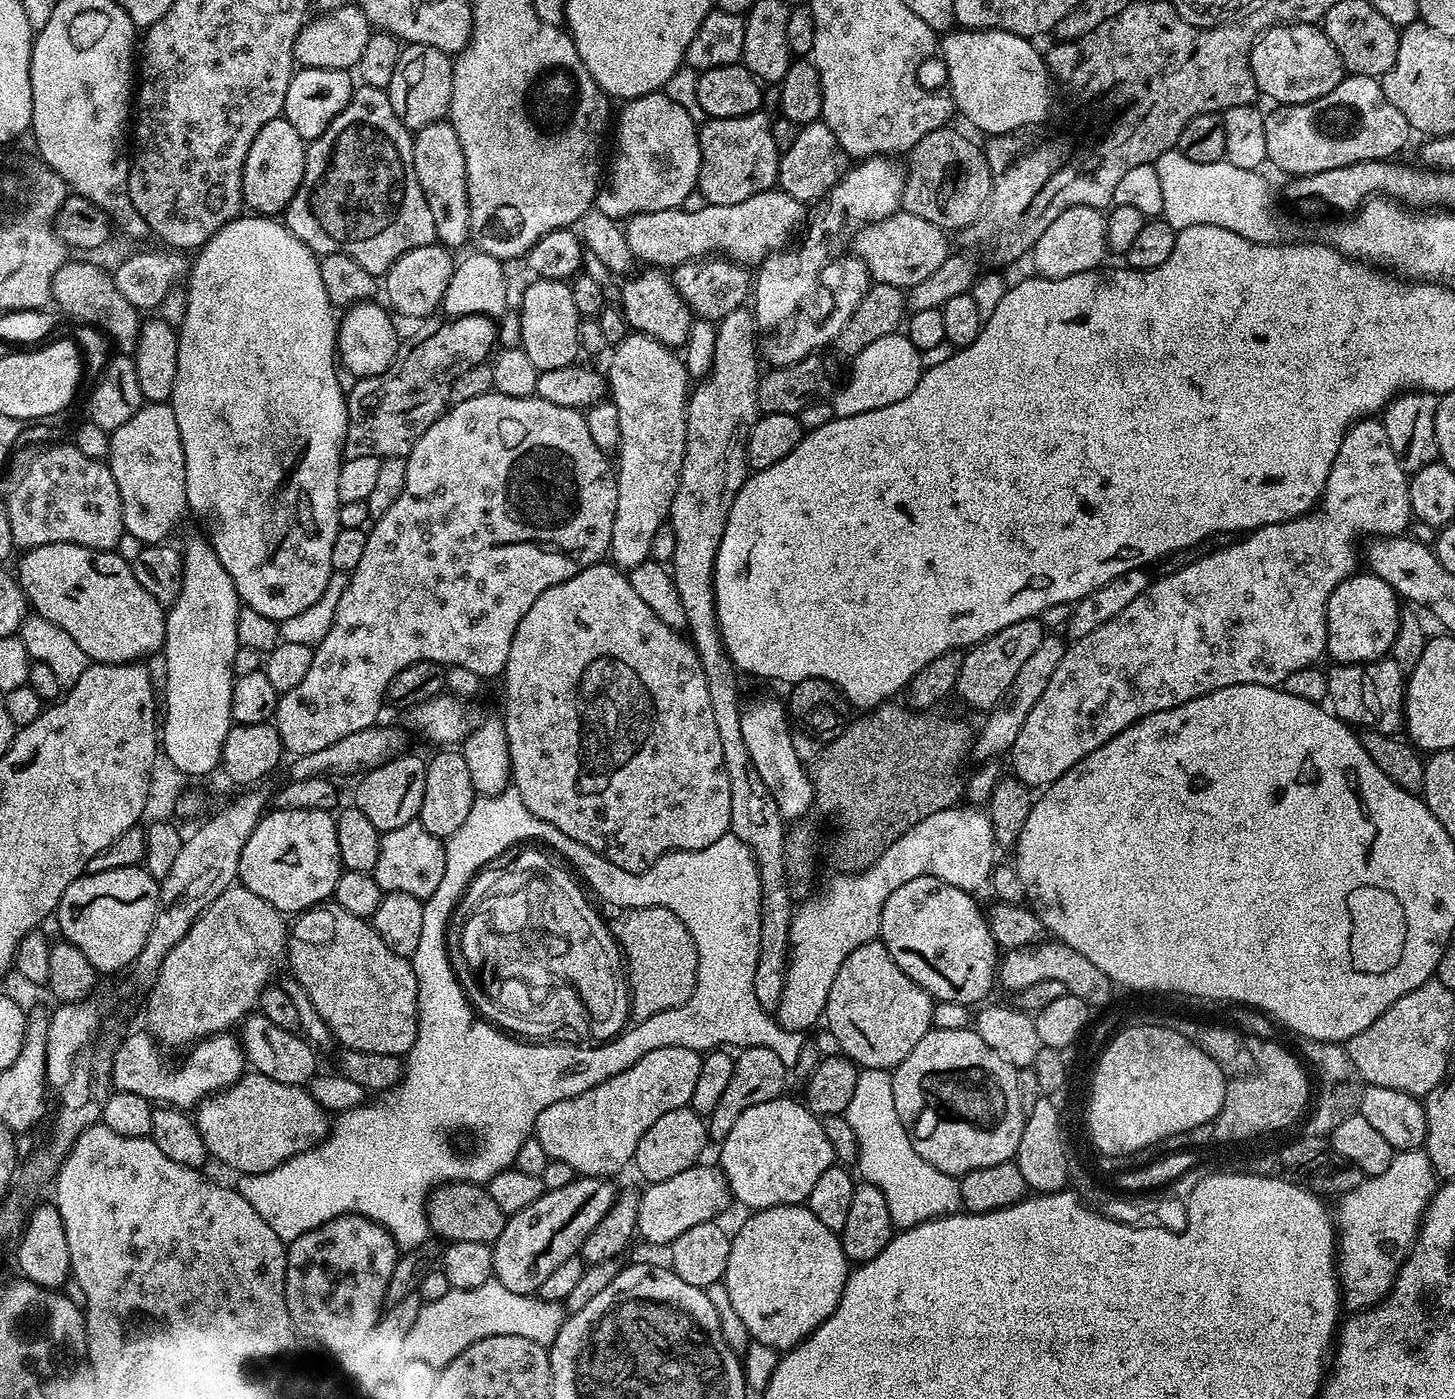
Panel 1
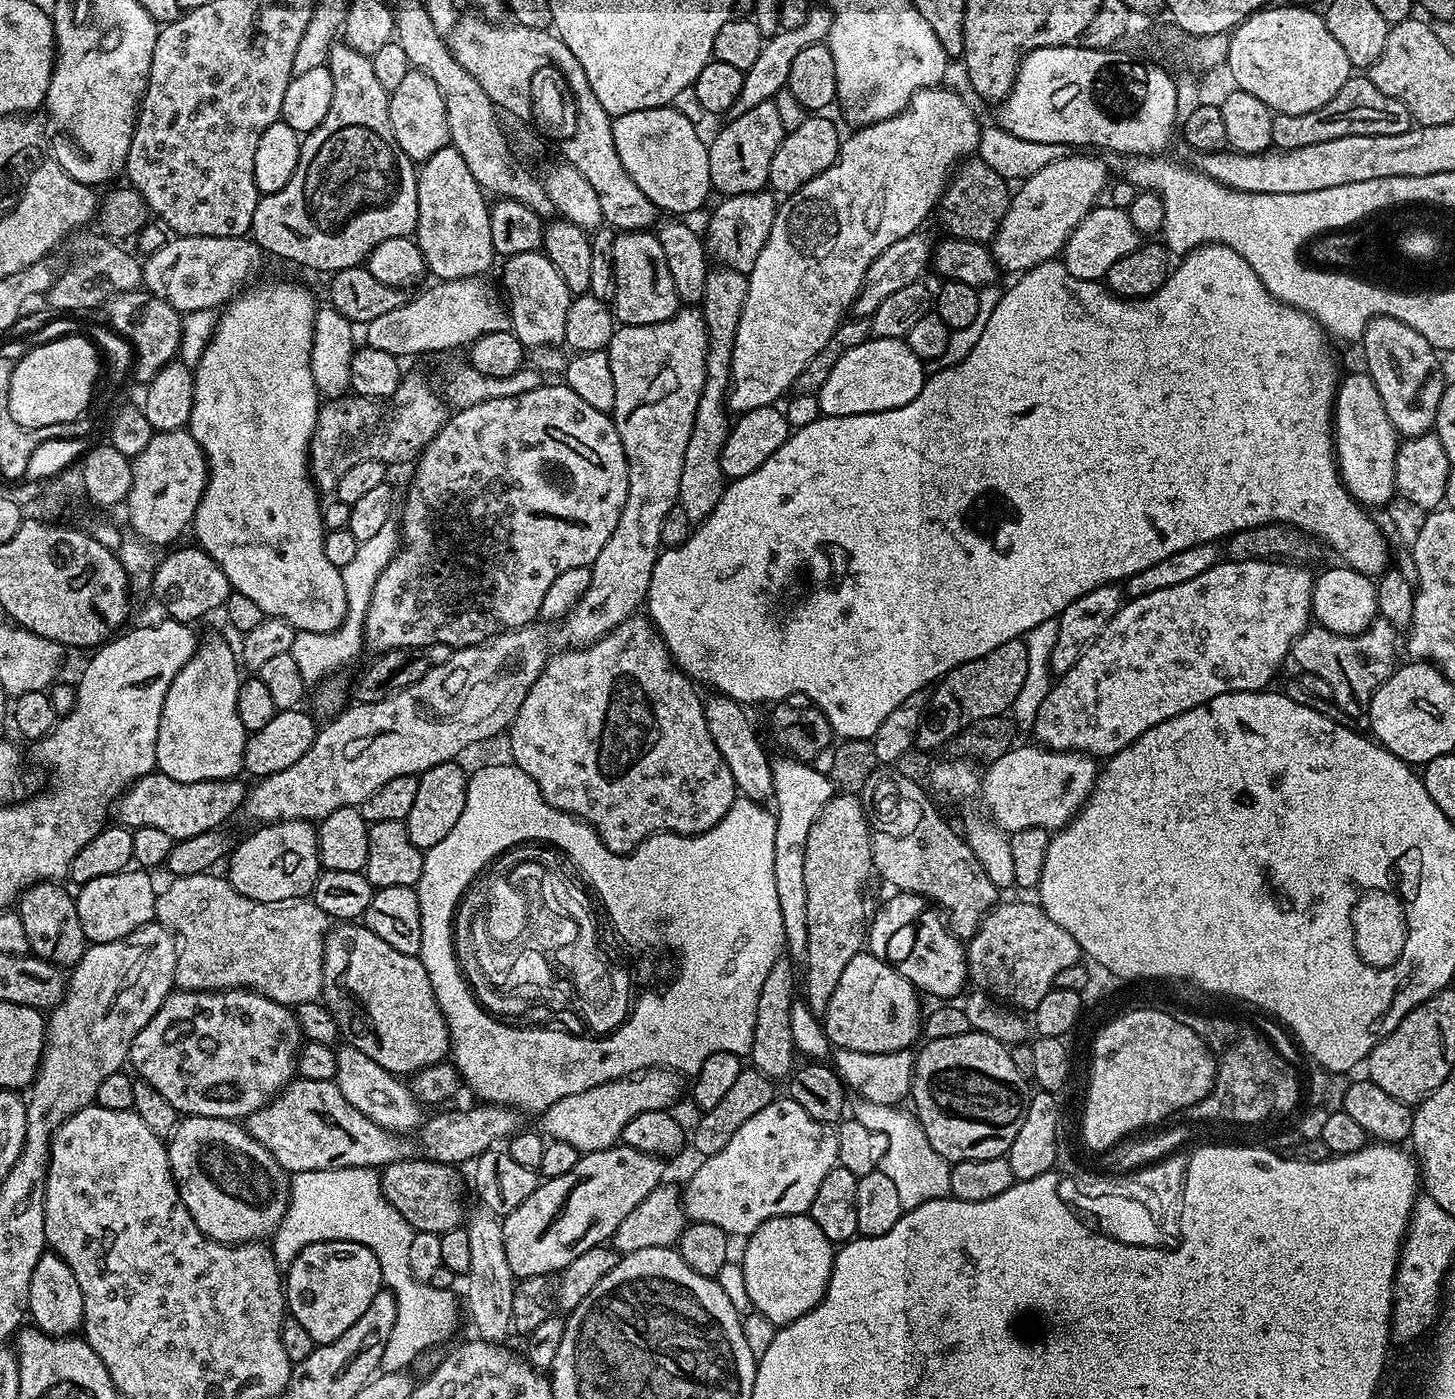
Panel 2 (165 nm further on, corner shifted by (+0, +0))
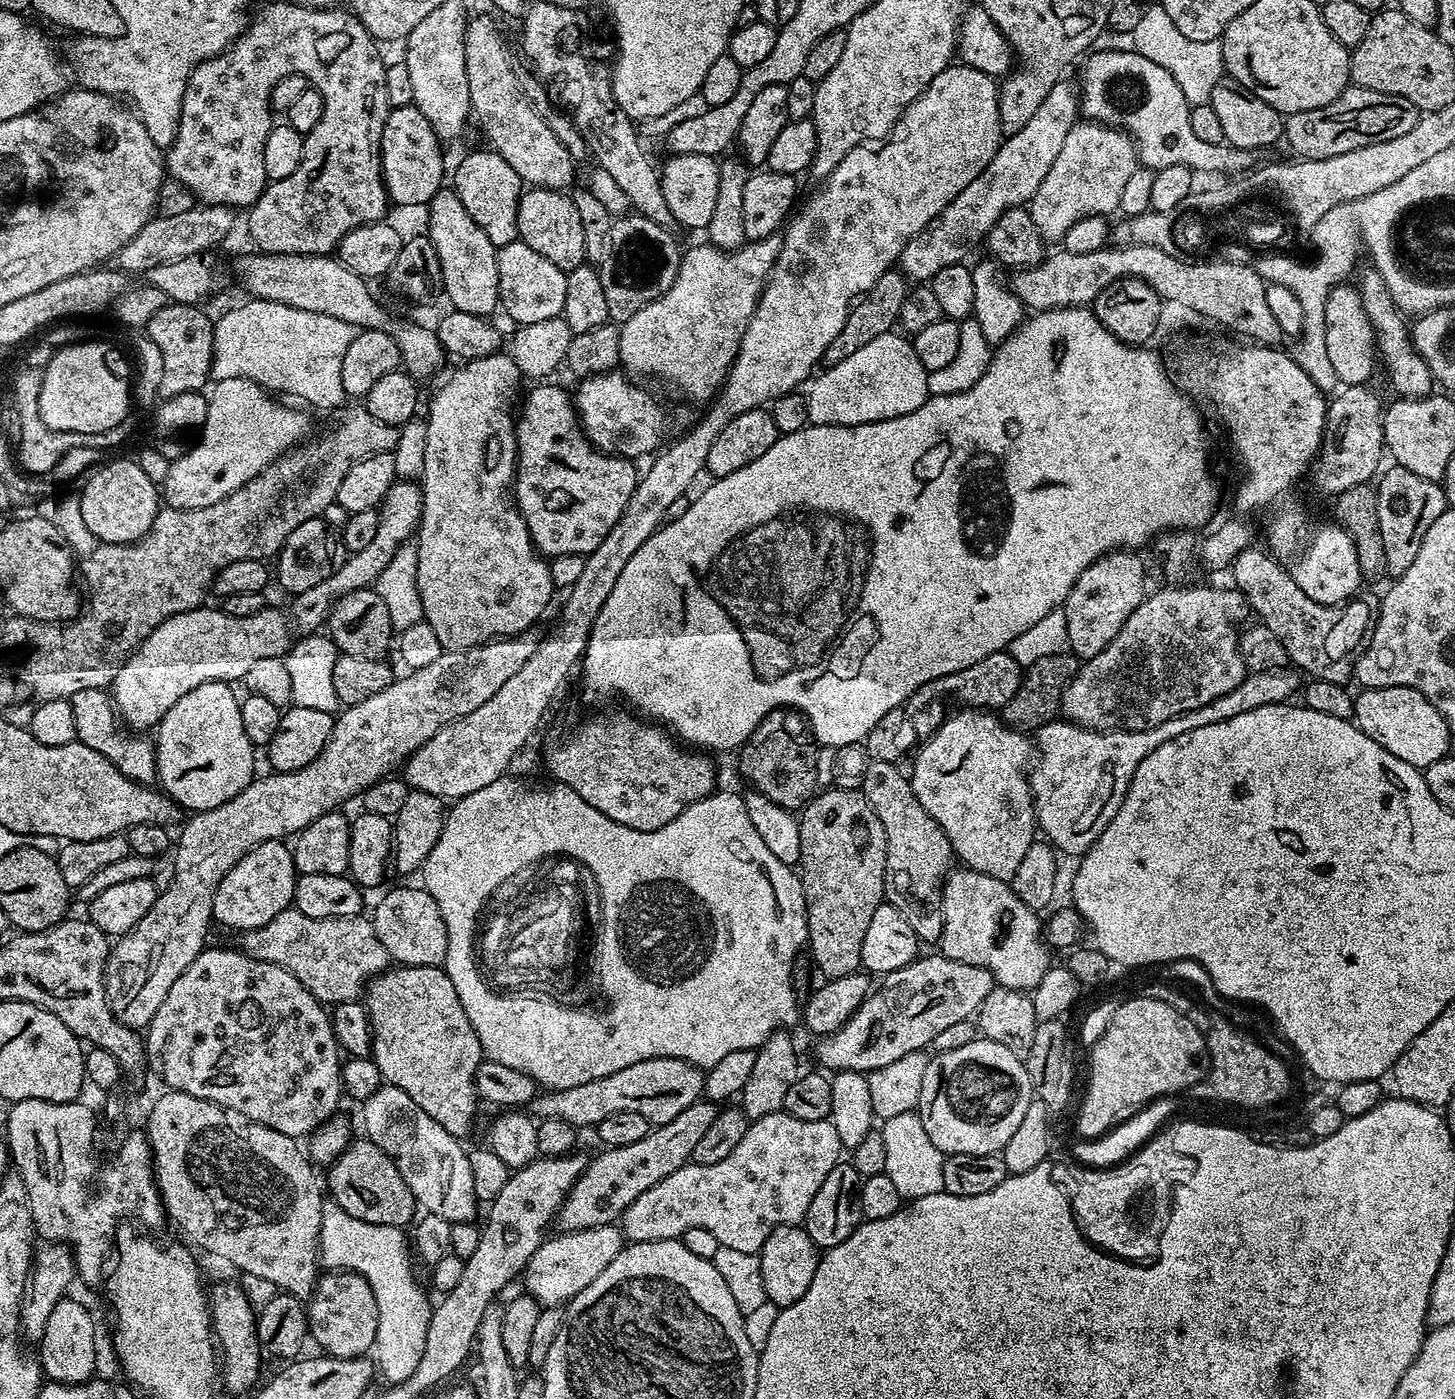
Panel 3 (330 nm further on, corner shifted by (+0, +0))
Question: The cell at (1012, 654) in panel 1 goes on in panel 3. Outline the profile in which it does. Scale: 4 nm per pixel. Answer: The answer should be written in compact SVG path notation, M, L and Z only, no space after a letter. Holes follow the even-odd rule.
M1005 650L986 654L982 662L974 662L974 666L966 666L966 670L958 670L949 676L926 682L910 694L902 707L914 726L914 734L918 738L927 738L934 735L940 725L949 715L950 708L946 705L953 700L956 706L964 710L1002 710L1014 694L1020 689L1022 665L1012 656L1011 651Z

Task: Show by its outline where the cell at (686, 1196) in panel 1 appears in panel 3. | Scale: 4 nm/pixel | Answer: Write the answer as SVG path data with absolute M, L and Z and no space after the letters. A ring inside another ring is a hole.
M615 1223L555 1235L549 1235L538 1250L534 1250L522 1273L523 1291L541 1306L567 1305L579 1292L586 1290L586 1286L590 1286L590 1282L594 1282L594 1278L598 1278L626 1246L626 1237Z

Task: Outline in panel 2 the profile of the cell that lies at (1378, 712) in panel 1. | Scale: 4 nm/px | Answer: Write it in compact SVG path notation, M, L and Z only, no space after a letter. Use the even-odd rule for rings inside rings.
M1379 618L1373 620L1365 632L1356 636L1336 634L1319 626L1309 626L1292 644L1291 663L1297 664L1300 672L1318 674L1332 691L1331 702L1349 714L1363 713L1374 698L1378 686L1396 671L1396 636L1398 629L1390 622Z

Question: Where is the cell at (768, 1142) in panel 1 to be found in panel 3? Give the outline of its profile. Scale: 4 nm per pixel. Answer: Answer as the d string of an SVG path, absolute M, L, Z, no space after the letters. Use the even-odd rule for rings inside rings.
M783 1110L766 1114L751 1121L742 1142L734 1146L732 1153L722 1158L722 1162L713 1164L683 1164L670 1178L662 1178L646 1194L638 1194L634 1202L622 1217L622 1231L629 1241L641 1244L647 1240L675 1240L683 1237L686 1230L701 1228L710 1230L720 1245L735 1250L759 1253L761 1246L770 1238L775 1228L787 1224L799 1225L806 1210L810 1210L810 1201L818 1194L818 1186L826 1182L826 1174L841 1163L842 1145L838 1131L829 1119L818 1122L806 1122L794 1118Z

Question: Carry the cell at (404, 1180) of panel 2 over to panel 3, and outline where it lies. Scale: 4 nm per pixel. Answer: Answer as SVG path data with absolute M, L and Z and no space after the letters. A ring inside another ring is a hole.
M353 1139L348 1149L332 1163L327 1172L327 1195L339 1208L346 1210L350 1218L402 1229L407 1229L413 1223L414 1199L409 1186L403 1181L395 1162L370 1139Z

